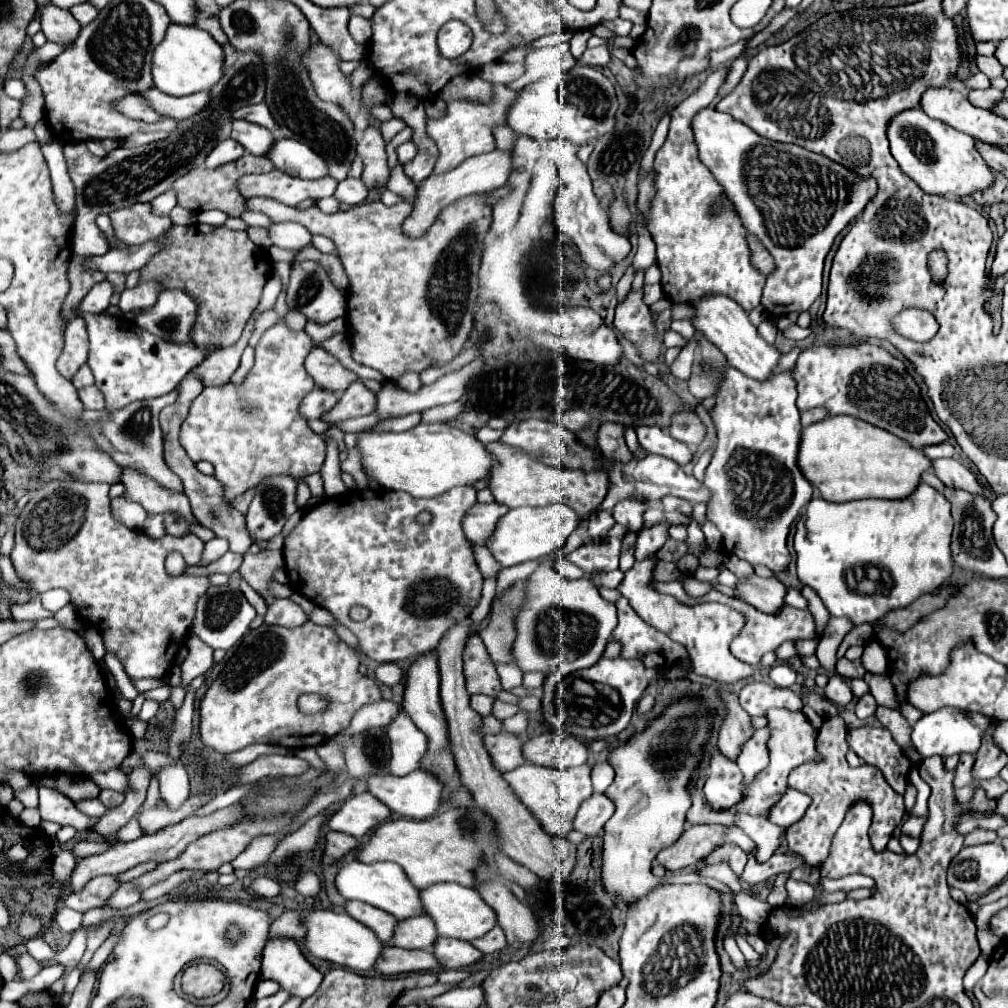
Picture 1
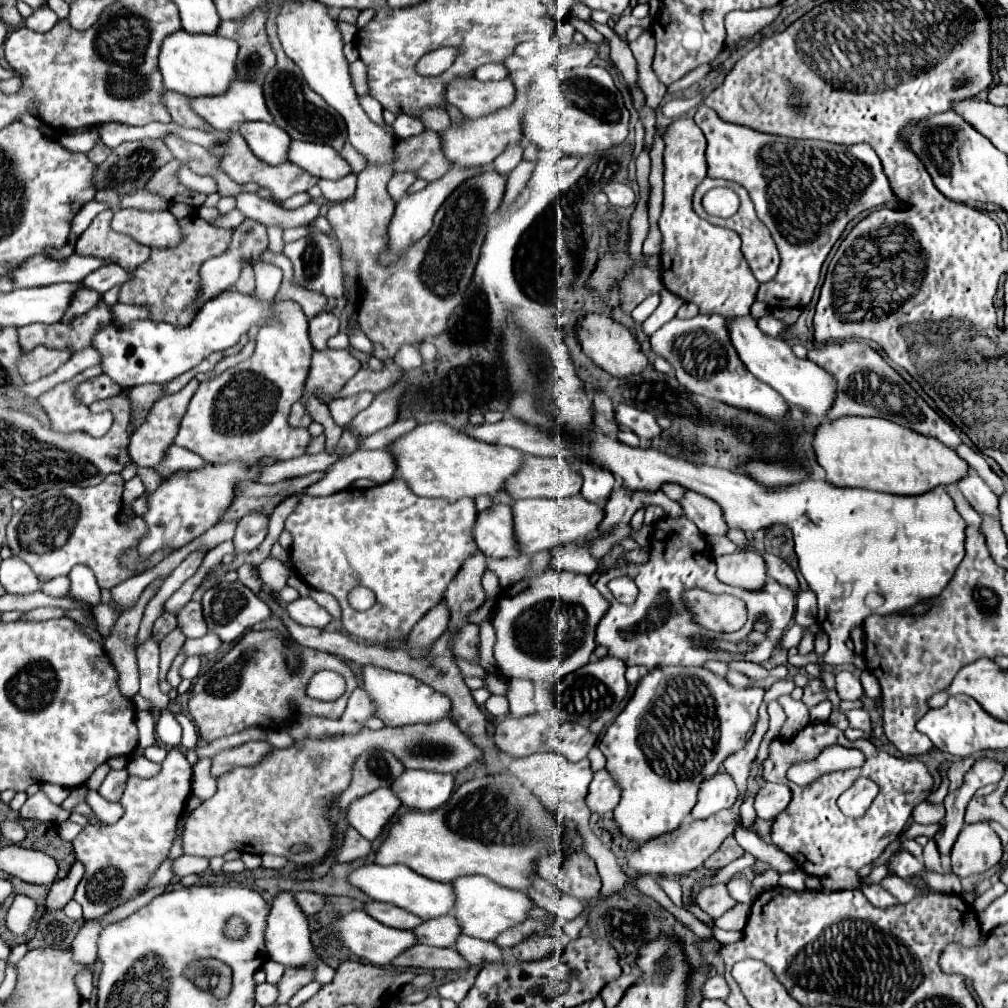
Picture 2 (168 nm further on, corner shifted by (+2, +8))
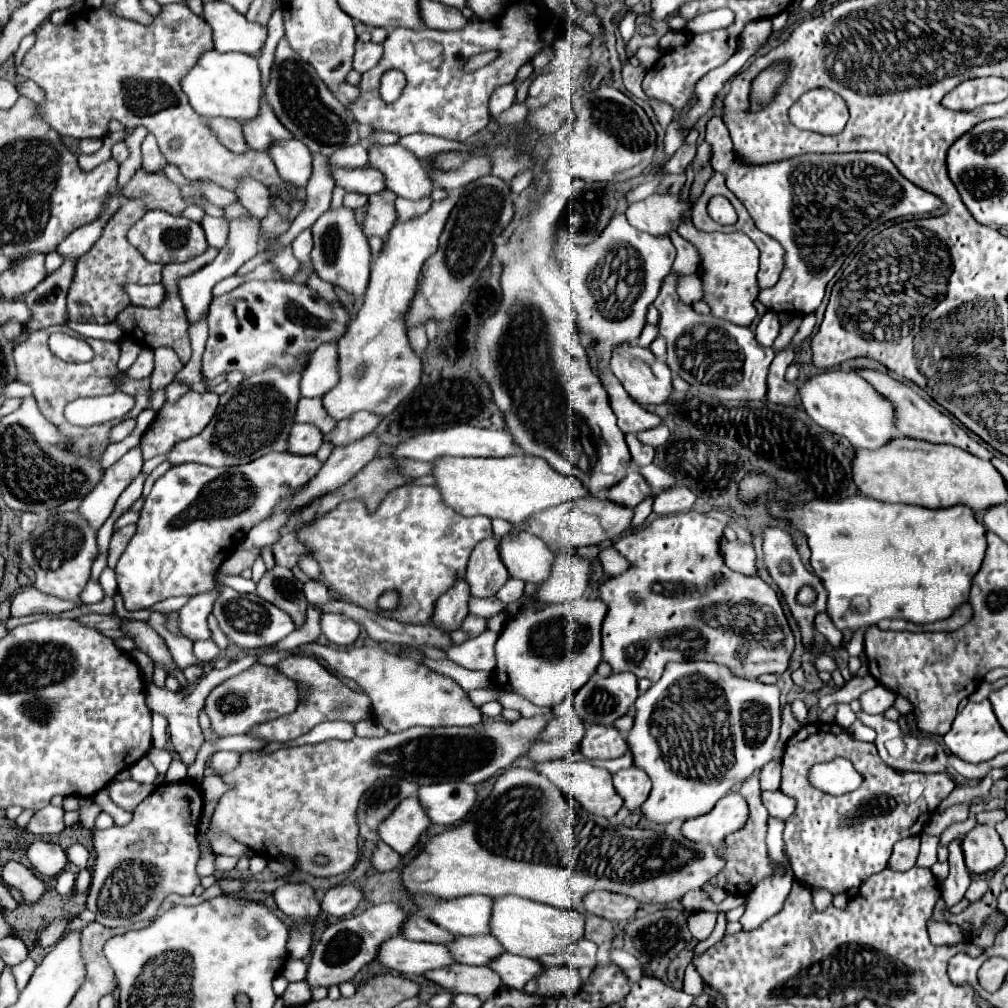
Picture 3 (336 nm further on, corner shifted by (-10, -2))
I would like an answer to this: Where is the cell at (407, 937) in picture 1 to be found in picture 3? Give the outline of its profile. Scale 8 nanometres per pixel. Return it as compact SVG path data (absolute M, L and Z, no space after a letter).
M456 936L452 944L446 944L452 952L452 958L460 964L472 964L472 966L484 966L492 958L504 952L504 948L498 944L494 936Z

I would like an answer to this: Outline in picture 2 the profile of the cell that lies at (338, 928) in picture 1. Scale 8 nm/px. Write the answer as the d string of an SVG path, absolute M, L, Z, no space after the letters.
M354 910L354 912L348 912L340 918L336 918L334 924L332 924L332 930L336 932L338 940L348 950L352 950L360 960L376 964L376 966L390 964L392 958L396 958L398 954L402 954L408 948L412 948L414 944L418 944L418 938L410 930L396 930L396 928L390 928L390 926L384 926L378 920L374 920L372 916L368 916L366 910Z

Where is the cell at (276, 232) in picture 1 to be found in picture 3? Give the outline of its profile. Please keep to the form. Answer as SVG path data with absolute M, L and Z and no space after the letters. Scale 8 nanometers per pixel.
M242 180L236 188L236 194L240 198L240 204L258 220L268 216L270 212L270 190L264 184L258 184L256 180Z

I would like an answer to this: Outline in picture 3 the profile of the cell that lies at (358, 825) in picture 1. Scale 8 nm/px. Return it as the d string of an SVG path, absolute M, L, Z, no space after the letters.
M416 796L412 798L406 798L402 800L392 816L386 816L382 822L380 822L380 828L378 828L378 836L384 844L388 844L394 852L398 854L408 854L420 834L430 826L430 820L428 816L424 814L420 802Z

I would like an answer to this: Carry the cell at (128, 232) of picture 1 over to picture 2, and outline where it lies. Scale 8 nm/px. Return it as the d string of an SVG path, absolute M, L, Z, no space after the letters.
M116 210L112 218L112 228L148 248L178 246L182 242L178 218L168 210Z

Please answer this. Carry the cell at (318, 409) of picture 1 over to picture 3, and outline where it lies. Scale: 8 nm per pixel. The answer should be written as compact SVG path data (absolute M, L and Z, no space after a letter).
M294 424L288 438L288 452L316 454L322 440L324 440L324 434L314 424Z

